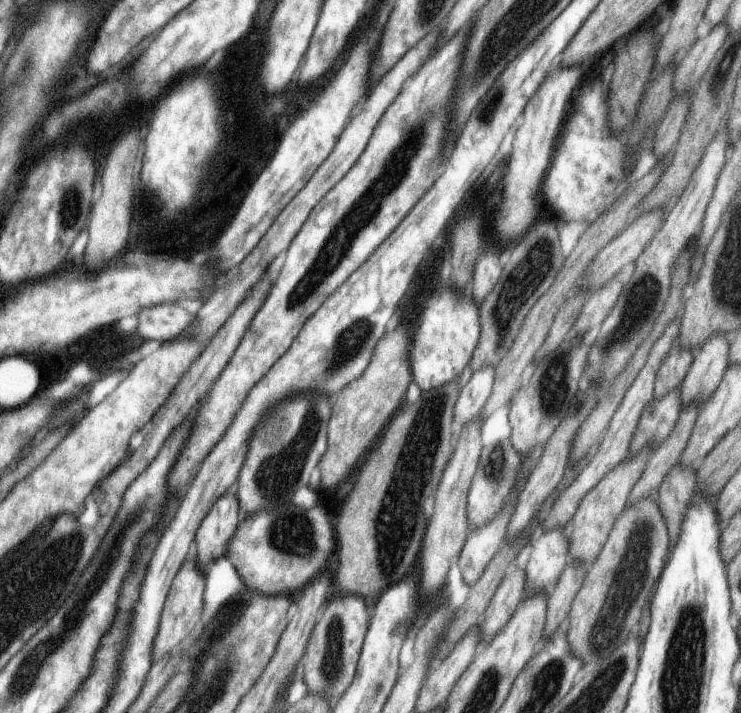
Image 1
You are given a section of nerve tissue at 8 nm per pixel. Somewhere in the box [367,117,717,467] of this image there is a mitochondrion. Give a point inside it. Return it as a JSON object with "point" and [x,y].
{"point":[523,279]}

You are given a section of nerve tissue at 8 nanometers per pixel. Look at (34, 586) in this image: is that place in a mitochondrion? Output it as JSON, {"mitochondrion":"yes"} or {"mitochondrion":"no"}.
{"mitochondrion":"yes"}

